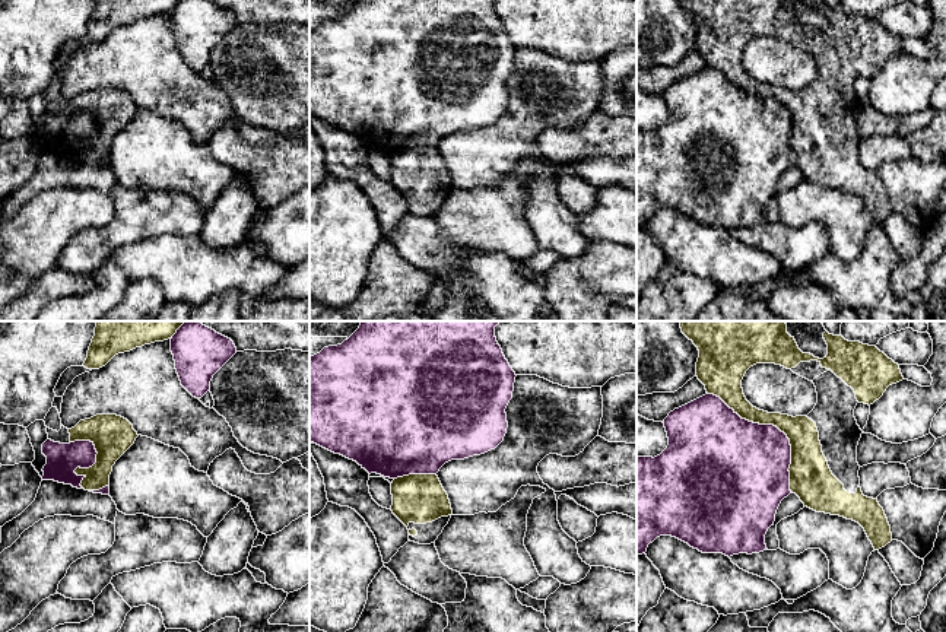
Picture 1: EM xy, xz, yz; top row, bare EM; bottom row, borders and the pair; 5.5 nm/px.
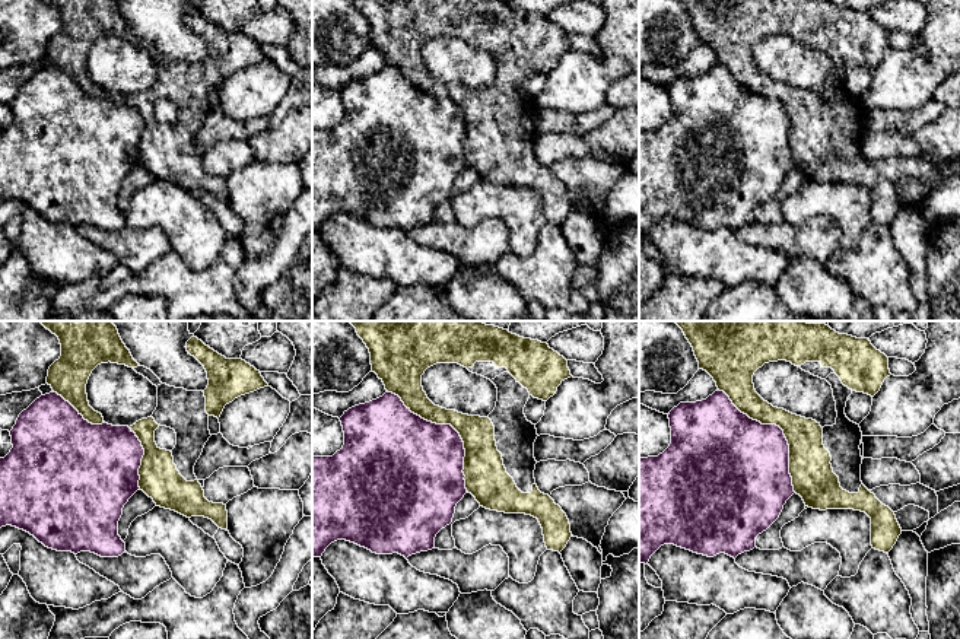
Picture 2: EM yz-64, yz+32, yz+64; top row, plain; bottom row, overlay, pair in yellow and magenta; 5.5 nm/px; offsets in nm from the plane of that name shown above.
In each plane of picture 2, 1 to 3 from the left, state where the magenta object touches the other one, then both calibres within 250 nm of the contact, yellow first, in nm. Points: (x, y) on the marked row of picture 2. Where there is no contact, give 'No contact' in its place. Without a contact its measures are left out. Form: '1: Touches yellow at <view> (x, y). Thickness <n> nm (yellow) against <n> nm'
1: Touches yellow at yz-64 (142, 458). Thickness 220 nm (yellow) against 440 nm
2: Touches yellow at yz+32 (451, 425). Thickness 190 nm (yellow) against 440 nm
3: Touches yellow at yz+64 (781, 428). Thickness 220 nm (yellow) against 440 nm

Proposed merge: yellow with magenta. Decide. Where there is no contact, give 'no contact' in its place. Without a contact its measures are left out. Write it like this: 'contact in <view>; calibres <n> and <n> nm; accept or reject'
contact in yz; calibres 180 and 440 nm; reject

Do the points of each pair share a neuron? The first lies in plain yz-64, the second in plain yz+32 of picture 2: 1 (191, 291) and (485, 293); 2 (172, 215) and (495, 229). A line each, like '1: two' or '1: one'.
1: two
2: two

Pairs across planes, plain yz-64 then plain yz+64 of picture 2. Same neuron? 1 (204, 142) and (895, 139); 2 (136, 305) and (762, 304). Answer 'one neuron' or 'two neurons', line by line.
1: two neurons
2: two neurons

